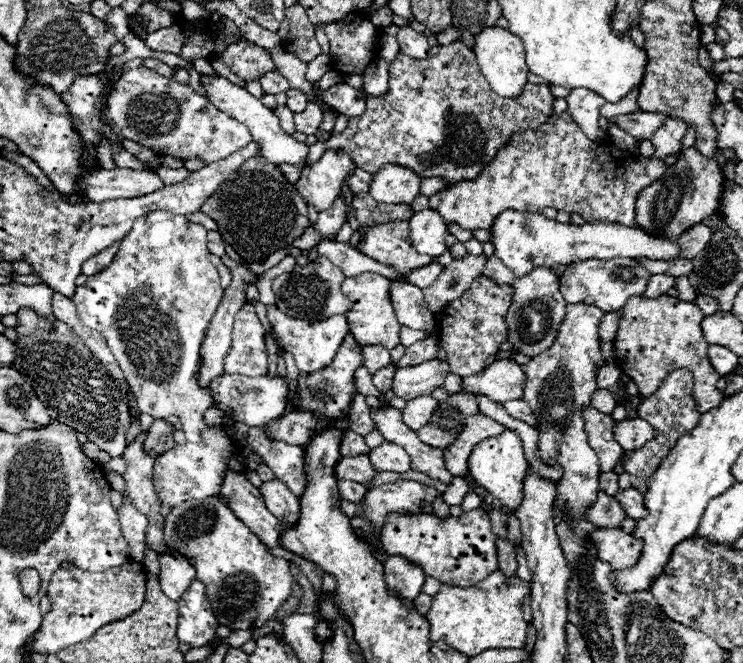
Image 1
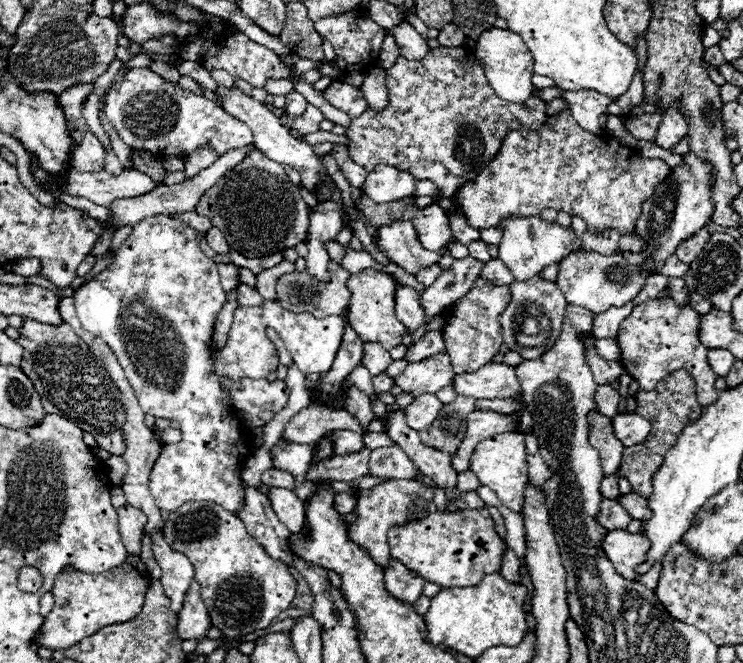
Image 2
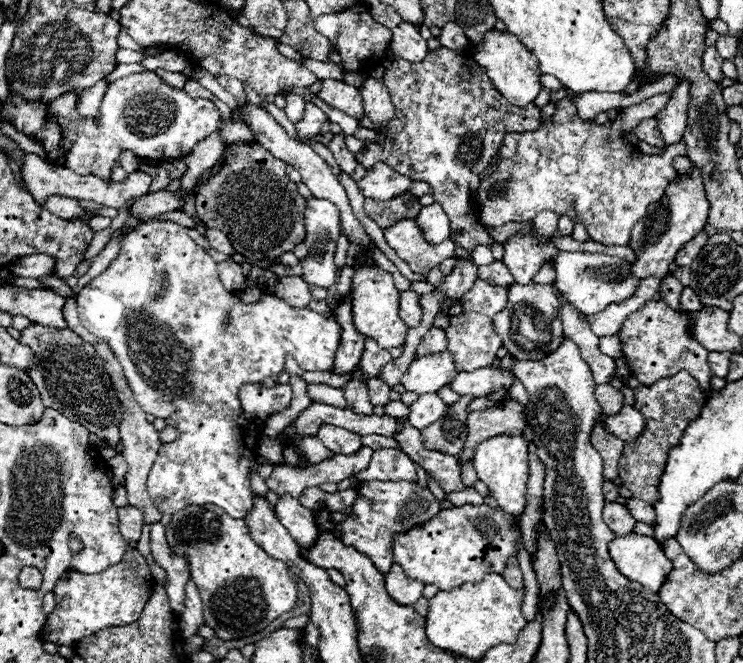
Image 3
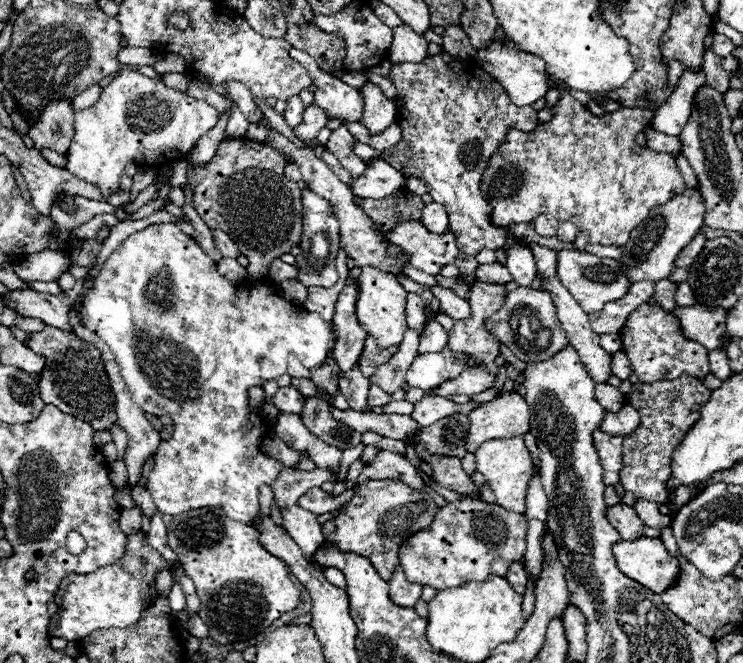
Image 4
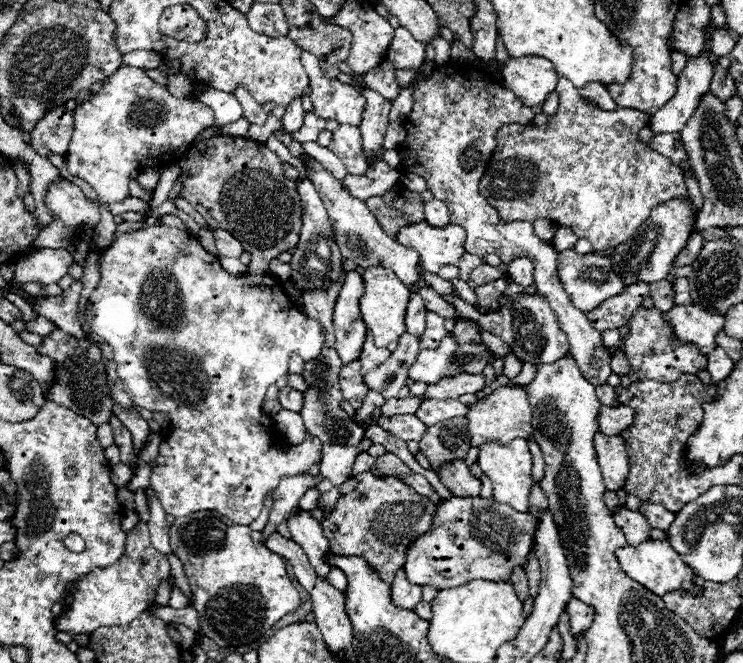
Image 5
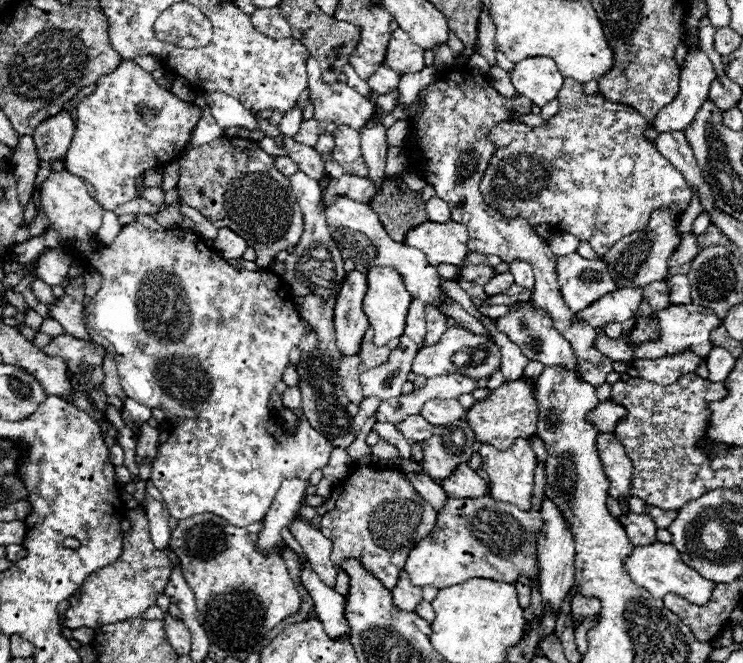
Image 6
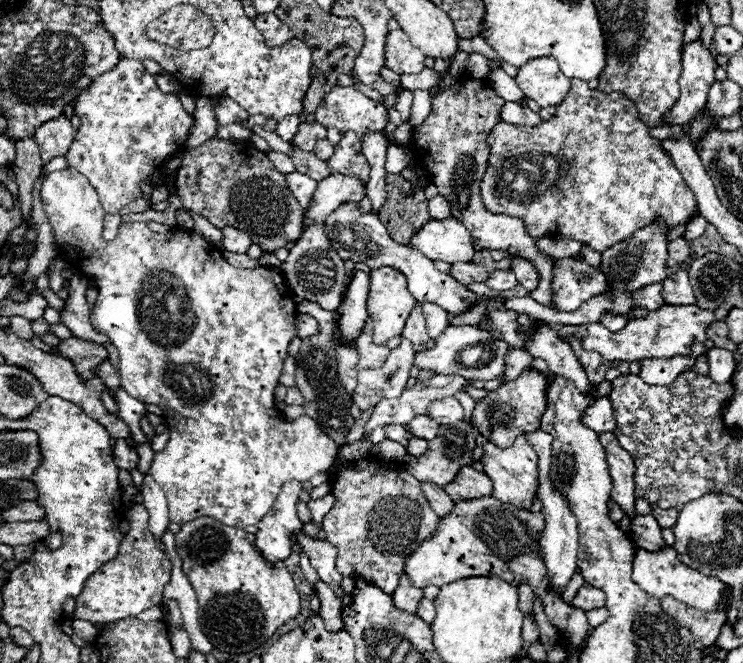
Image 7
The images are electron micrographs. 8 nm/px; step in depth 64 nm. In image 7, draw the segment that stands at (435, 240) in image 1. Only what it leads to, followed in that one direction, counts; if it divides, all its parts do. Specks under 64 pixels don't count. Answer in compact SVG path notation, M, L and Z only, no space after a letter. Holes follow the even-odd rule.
M434 196L428 200L428 212L434 220L446 220L450 218L450 204L444 196Z

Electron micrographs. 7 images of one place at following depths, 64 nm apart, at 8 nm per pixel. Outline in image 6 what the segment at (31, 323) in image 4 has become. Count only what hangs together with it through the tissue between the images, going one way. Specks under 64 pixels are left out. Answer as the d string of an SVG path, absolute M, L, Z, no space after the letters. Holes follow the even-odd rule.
M46 318L44 320L44 324L42 324L42 328L40 328L40 332L44 332L44 334L48 334L48 336L60 336L60 334L64 334L64 328L56 322L56 320L52 320L52 318Z

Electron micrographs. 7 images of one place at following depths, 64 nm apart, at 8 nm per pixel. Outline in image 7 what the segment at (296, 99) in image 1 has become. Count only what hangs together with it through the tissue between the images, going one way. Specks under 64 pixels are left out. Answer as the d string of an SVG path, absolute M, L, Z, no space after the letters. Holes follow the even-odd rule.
M286 116L282 122L278 122L276 134L278 134L284 142L290 142L290 140L294 138L294 134L298 132L298 126L300 126L300 116Z

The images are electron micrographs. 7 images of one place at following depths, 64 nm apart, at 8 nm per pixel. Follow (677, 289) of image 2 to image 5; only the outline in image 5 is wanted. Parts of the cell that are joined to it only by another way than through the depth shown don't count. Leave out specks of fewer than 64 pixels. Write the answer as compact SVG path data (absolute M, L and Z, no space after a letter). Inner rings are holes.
M660 280L658 284L650 284L650 298L652 298L652 302L654 302L654 308L658 308L658 310L662 310L662 312L674 308L672 282Z

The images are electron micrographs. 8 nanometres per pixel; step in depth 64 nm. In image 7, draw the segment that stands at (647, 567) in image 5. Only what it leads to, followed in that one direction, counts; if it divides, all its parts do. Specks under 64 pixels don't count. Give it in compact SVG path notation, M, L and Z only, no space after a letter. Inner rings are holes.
M666 546L660 552L648 552L648 550L638 548L636 556L634 556L634 562L632 562L632 580L640 588L644 588L644 592L648 592L650 596L662 598L662 596L670 594L676 600L682 600L684 604L690 604L690 606L694 606L698 610L704 610L704 612L712 612L720 606L720 602L724 600L722 590L726 588L722 584L722 580L718 580L714 576L702 576L694 568L686 568L678 560L676 550L672 546Z

